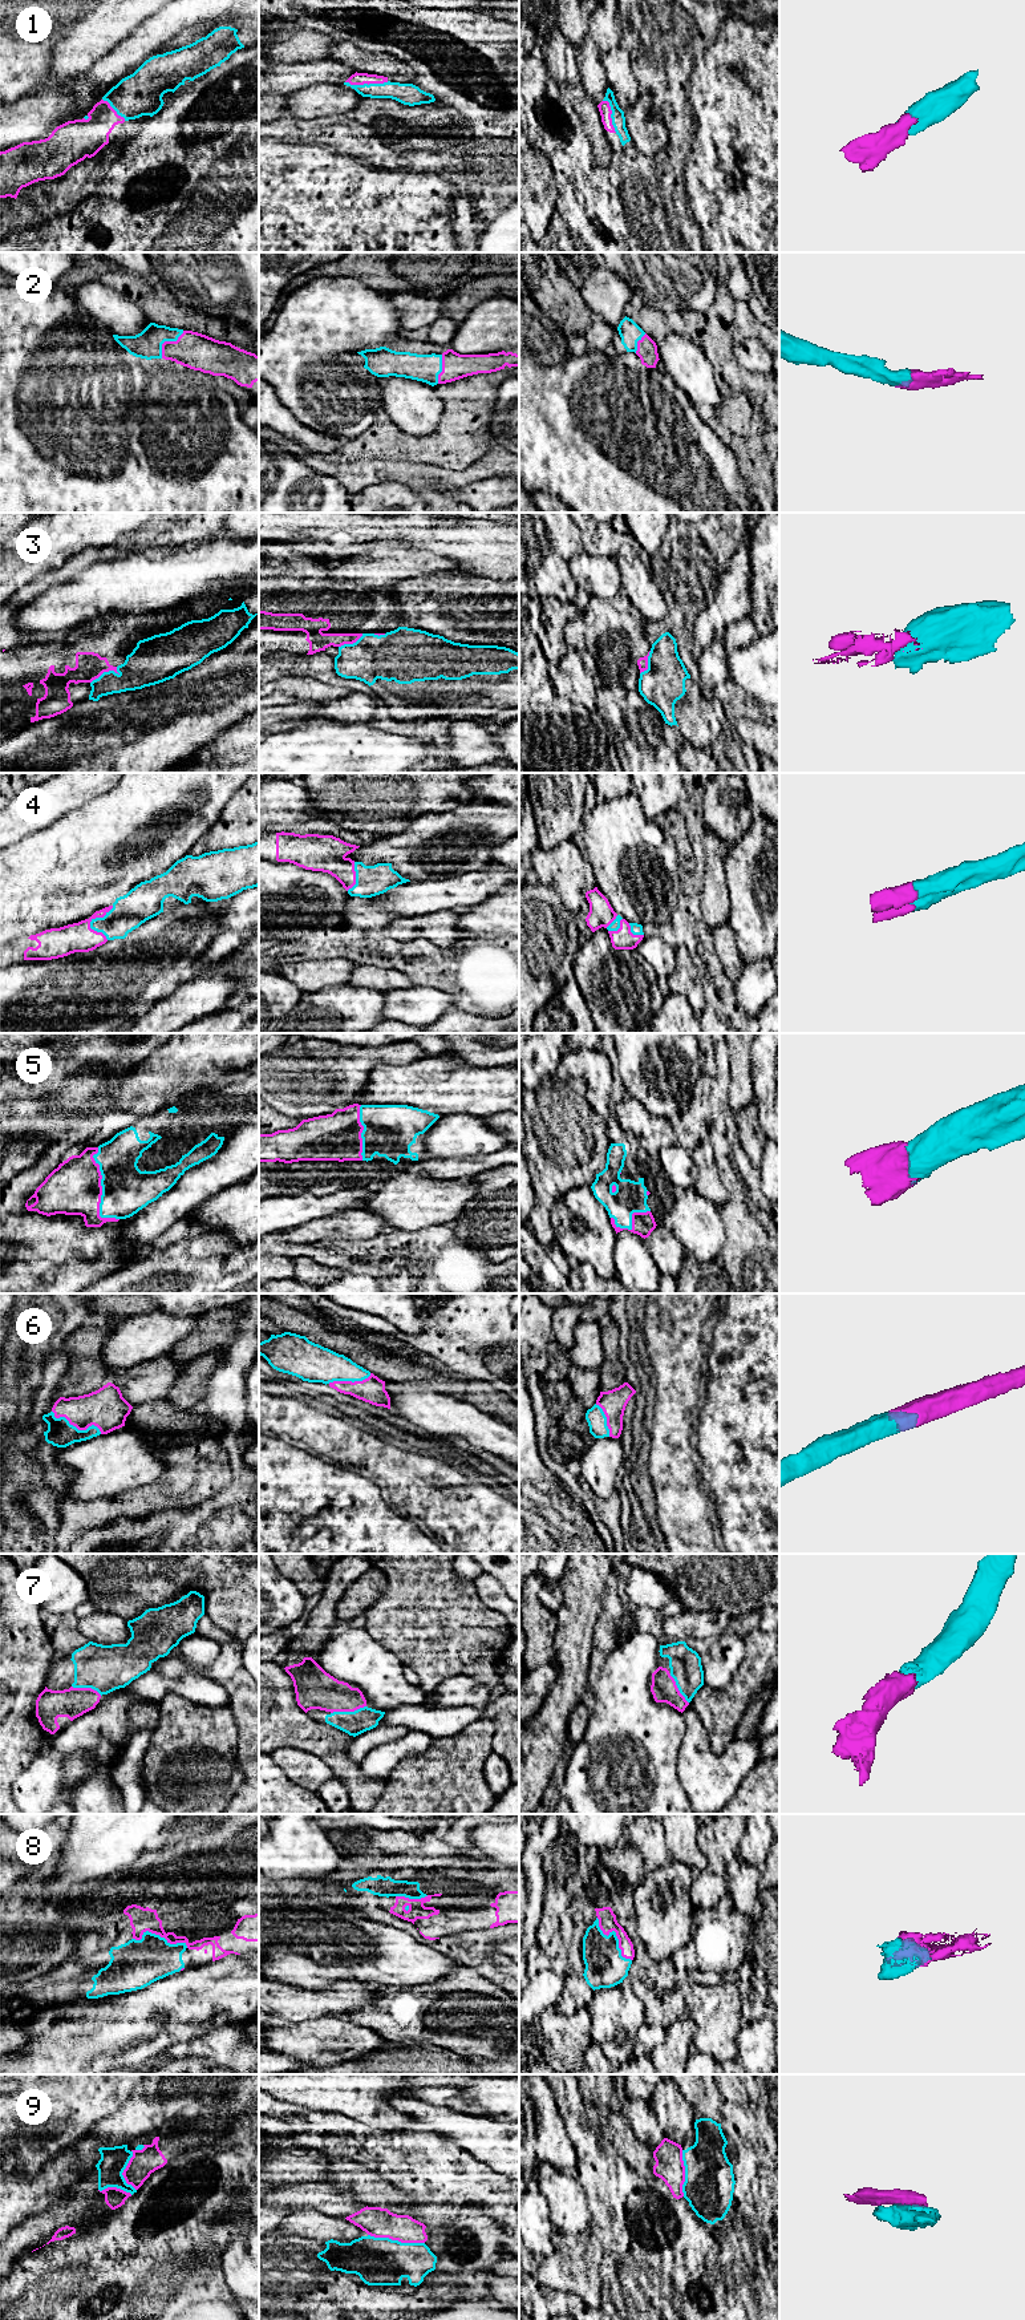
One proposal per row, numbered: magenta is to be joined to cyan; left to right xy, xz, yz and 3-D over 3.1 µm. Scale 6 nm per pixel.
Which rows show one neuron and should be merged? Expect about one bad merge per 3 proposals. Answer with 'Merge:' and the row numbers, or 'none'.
Merge: 1, 2, 4, 5, 6, 7, 8

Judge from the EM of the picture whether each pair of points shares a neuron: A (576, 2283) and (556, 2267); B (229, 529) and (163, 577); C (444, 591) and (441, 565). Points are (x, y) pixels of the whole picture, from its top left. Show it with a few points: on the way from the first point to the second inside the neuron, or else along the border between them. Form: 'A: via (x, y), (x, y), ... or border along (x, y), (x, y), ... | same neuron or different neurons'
A: via (571, 2278), (562, 2270) | same neuron
B: border along (219, 534), (244, 538) | different neurons
C: border along (449, 570), (436, 570), (410, 578) | different neurons

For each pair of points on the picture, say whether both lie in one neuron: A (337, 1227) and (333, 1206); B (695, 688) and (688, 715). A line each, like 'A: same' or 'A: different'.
A: different
B: same

